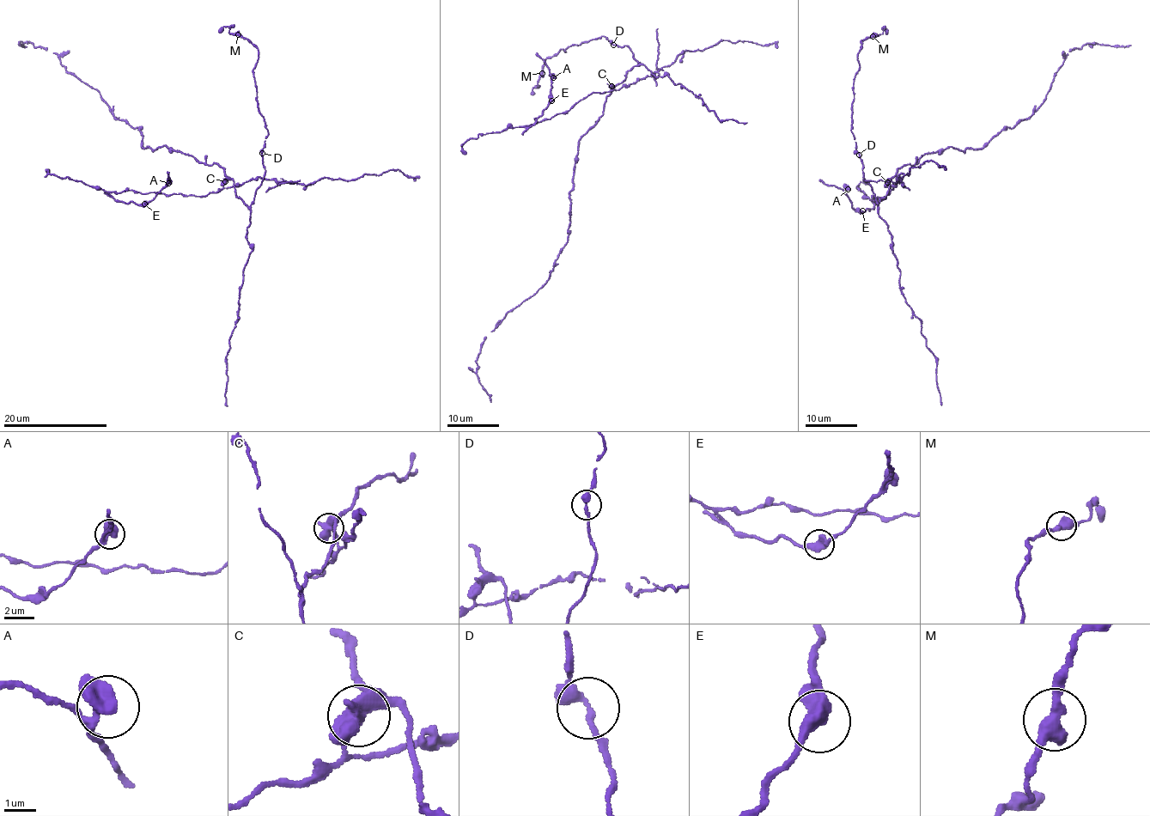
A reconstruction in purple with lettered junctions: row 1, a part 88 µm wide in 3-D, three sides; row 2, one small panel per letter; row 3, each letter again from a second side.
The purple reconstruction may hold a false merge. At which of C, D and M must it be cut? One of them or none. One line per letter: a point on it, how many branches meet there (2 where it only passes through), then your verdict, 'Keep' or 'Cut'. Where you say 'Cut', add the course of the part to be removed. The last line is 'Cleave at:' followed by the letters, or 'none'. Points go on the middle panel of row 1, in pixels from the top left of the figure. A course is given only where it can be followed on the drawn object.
C: Place: (611, 86). Branches: 3. Cut. Course of the part to remove: (611, 86), (614, 89), (592, 92), (561, 113), (526, 128), (550, 98), (551, 78), (546, 63), (535, 54)
D: Place: (613, 45). Branches: 3. Keep
M: Place: (542, 73). Branches: 2. Keep
Cleave at: C

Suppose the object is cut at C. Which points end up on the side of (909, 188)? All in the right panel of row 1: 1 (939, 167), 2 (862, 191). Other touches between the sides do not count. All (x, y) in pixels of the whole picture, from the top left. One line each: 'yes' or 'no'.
1: yes
2: yes

